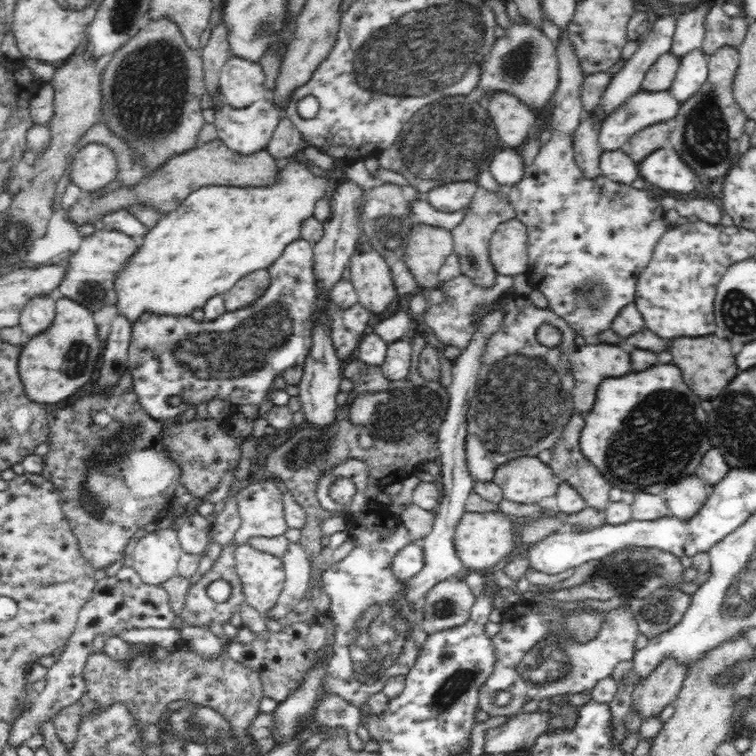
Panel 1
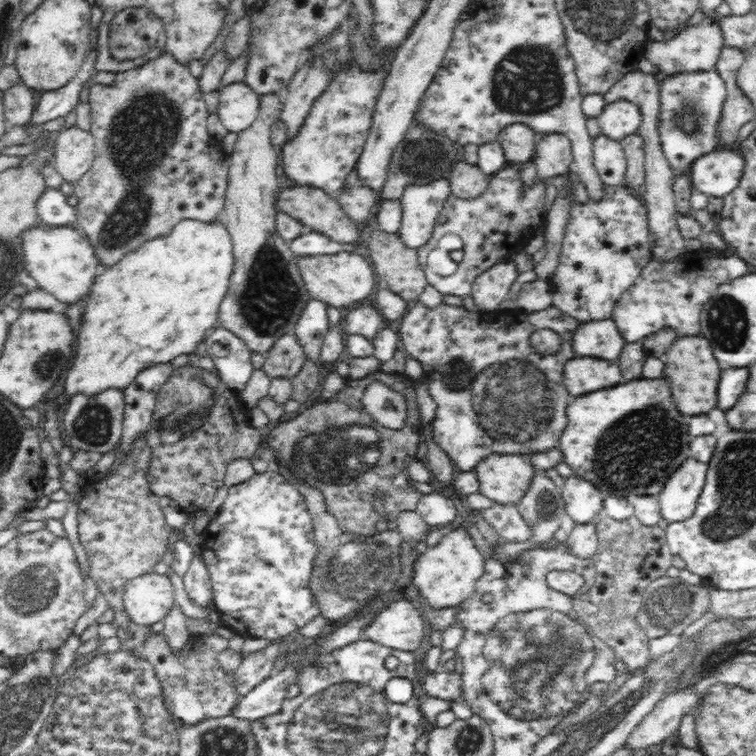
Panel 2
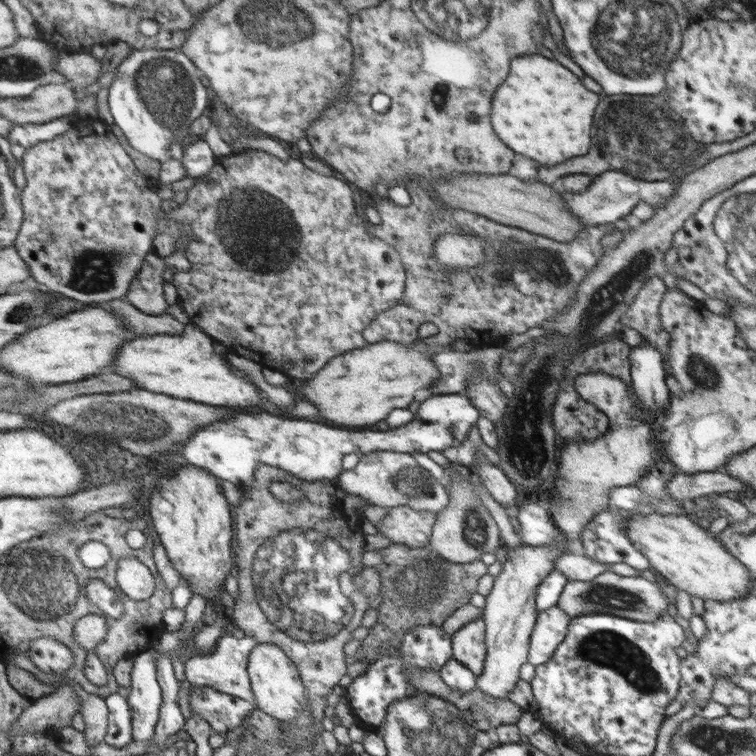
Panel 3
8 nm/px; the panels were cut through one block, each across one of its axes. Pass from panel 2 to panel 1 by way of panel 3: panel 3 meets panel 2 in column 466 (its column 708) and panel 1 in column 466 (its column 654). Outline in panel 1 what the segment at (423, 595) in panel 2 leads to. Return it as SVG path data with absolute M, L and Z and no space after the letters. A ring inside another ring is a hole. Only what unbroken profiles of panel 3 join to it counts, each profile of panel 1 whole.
M496 511L465 512L454 532L454 549L462 561L463 574L492 568L514 550L514 524Z

